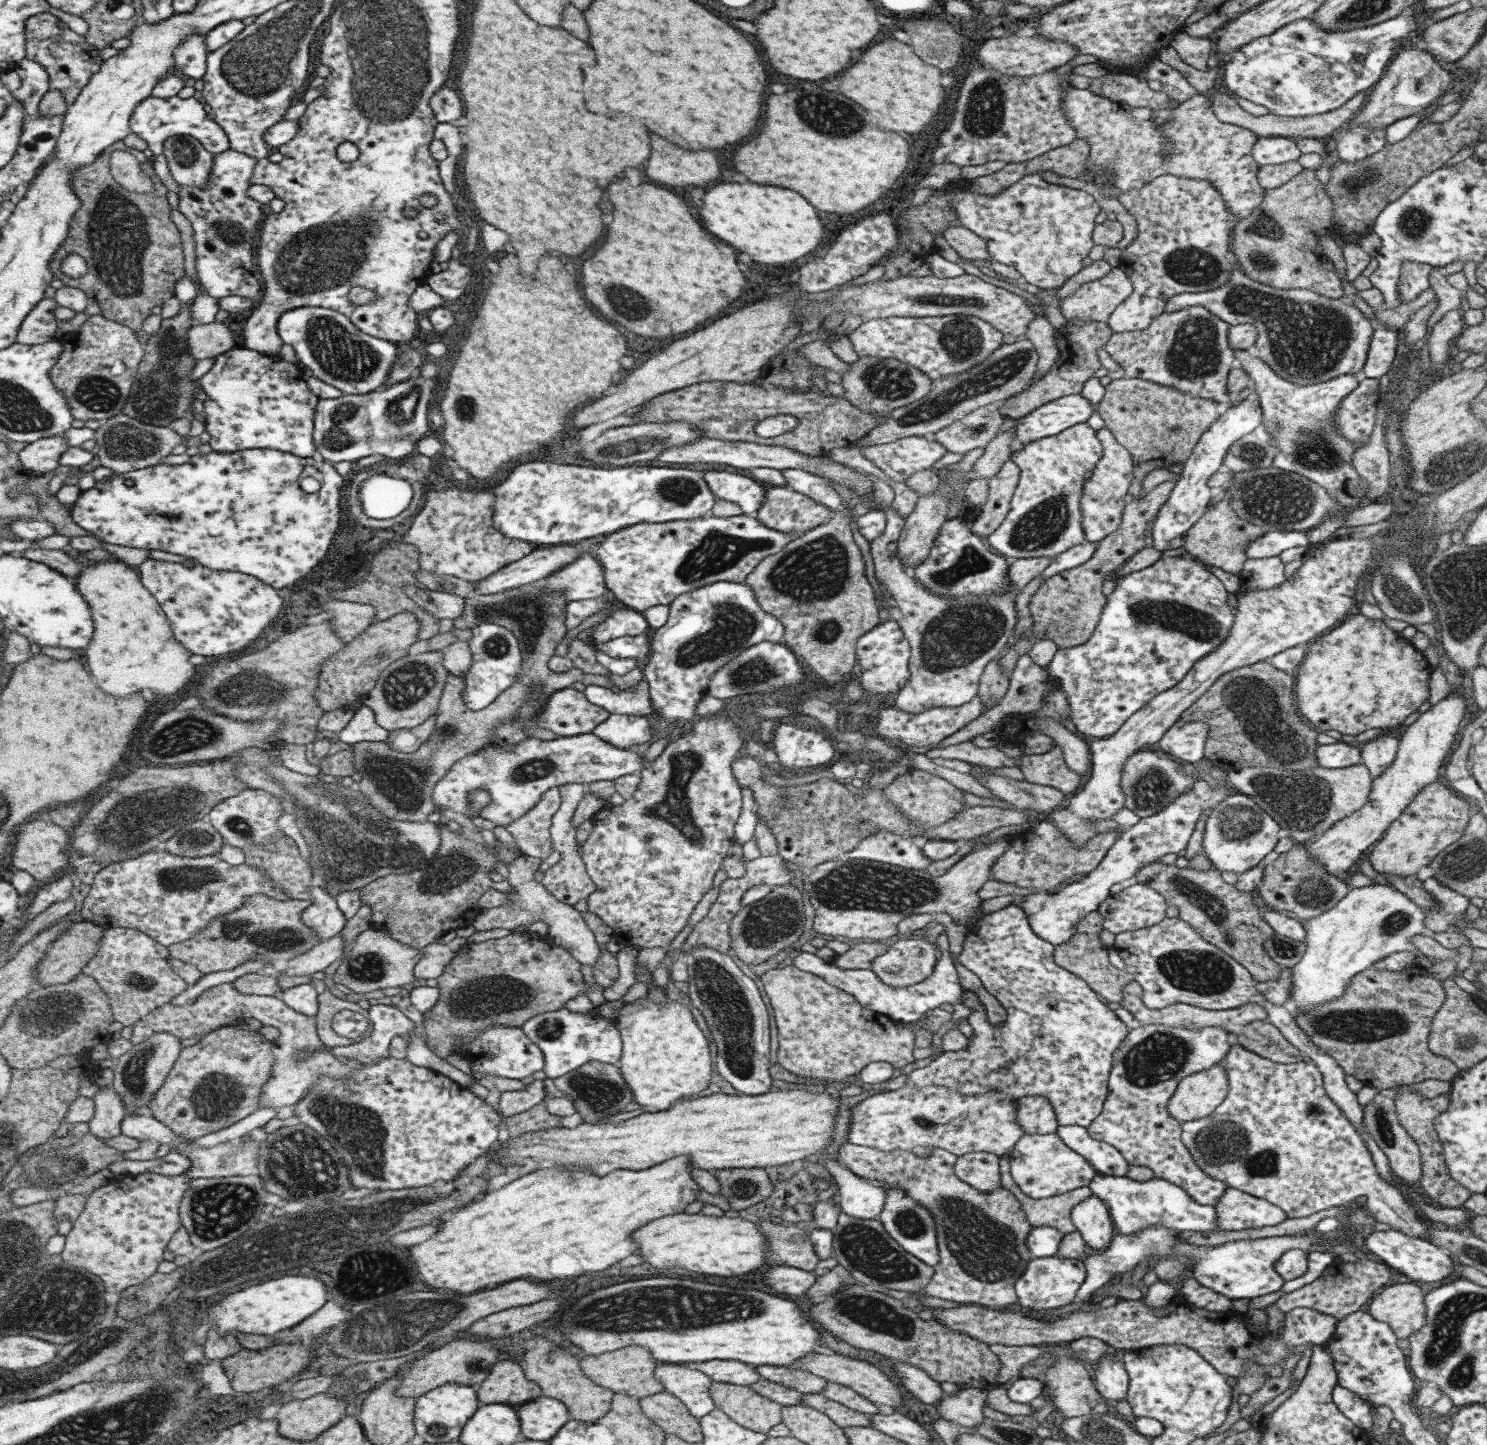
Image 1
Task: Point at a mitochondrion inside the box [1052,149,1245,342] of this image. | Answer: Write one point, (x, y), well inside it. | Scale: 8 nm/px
(1189, 265)

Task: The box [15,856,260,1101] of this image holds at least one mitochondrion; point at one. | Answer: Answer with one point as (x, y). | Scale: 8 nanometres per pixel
(61, 1008)

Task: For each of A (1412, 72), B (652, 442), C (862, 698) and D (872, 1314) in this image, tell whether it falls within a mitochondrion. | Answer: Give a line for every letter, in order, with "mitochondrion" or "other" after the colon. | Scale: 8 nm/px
A: other
B: mitochondrion
C: other
D: mitochondrion

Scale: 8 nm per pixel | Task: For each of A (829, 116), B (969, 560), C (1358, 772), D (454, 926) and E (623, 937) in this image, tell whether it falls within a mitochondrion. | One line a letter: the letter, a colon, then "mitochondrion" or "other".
A: mitochondrion
B: mitochondrion
C: other
D: other
E: other

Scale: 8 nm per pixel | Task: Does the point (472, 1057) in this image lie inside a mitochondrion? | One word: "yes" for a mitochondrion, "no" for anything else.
no

